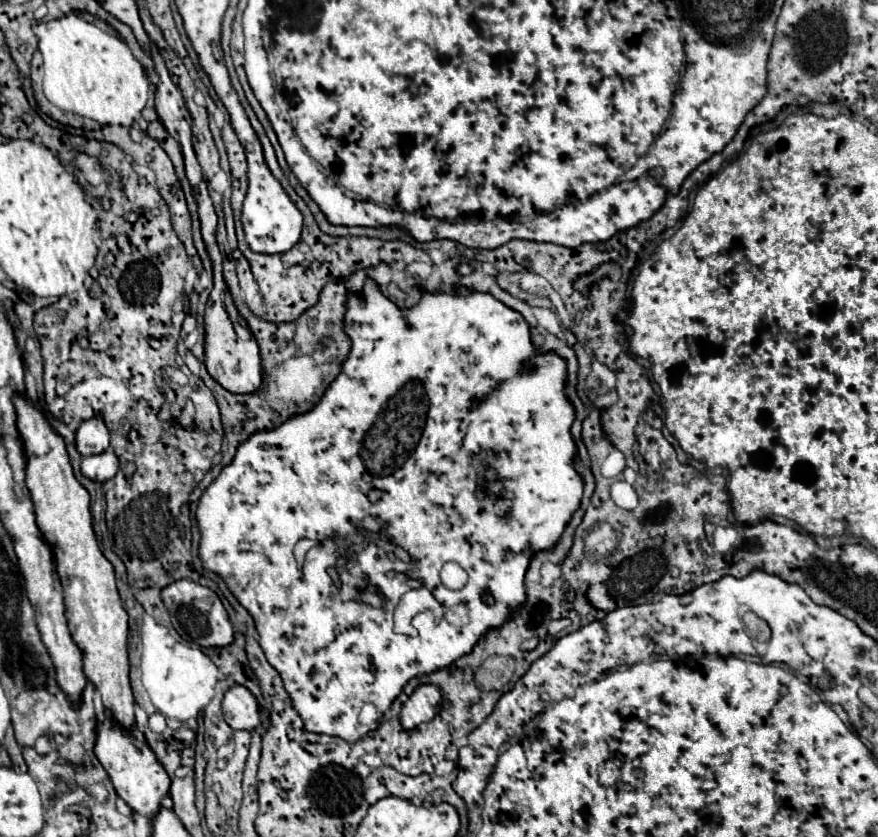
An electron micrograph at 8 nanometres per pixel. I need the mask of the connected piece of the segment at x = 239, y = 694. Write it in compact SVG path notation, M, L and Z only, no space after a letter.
M243 685L229 687L223 697L223 717L233 729L253 731L261 723L257 699Z

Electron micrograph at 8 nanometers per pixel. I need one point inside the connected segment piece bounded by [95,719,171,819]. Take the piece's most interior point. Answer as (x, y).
(139, 780)

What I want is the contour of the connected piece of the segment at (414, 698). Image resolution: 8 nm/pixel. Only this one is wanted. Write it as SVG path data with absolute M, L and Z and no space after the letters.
M421 685L415 693L407 699L401 709L399 721L403 729L415 729L423 723L429 723L441 707L441 691L435 685Z

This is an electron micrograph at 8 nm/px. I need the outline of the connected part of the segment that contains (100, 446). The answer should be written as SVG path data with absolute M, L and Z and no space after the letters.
M101 419L83 421L81 427L75 433L75 445L77 445L77 451L83 457L103 453L109 447L109 429L107 429L107 425Z

